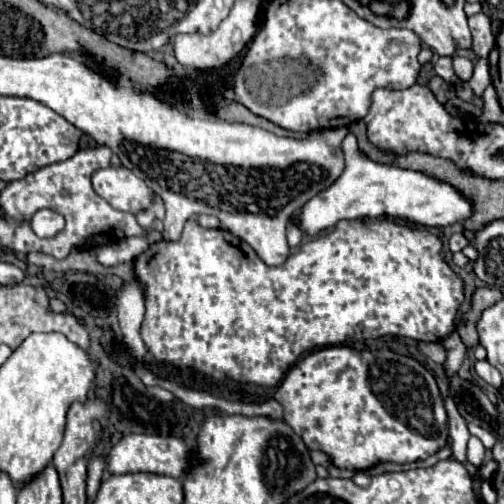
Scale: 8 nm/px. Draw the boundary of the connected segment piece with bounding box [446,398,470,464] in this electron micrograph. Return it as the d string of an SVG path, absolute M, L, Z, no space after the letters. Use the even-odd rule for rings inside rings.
M448 398L446 400L446 410L448 410L448 424L450 424L450 448L452 448L452 456L456 460L464 460L464 464L468 462L466 458L466 444L468 444L468 438L470 438L470 432L466 428L466 422L464 418L458 414L456 406L454 406L454 400Z

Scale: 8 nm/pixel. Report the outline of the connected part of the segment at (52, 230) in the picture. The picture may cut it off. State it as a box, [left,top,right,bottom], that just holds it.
[32,210,64,238]

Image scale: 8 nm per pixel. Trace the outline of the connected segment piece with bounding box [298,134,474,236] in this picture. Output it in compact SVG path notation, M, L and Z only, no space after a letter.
M354 134L342 141L344 152L344 174L324 192L320 192L312 202L306 202L300 208L298 220L300 228L308 234L318 234L332 228L338 220L356 220L356 218L402 218L422 226L450 226L464 222L474 214L474 202L464 196L452 184L432 178L424 172L404 170L394 164L382 164L370 160L356 142Z

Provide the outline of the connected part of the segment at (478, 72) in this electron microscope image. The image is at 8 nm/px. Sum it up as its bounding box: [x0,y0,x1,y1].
[468,58,490,96]

